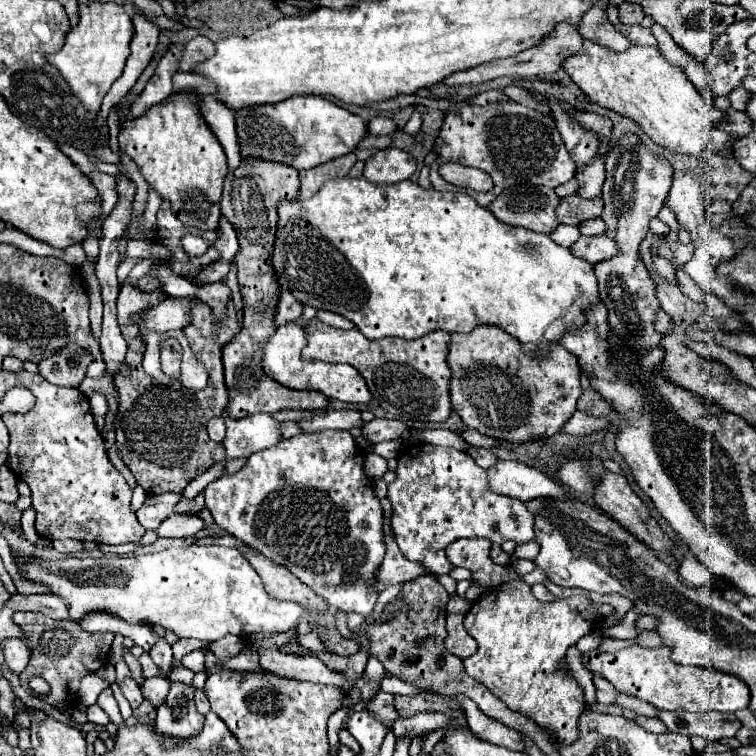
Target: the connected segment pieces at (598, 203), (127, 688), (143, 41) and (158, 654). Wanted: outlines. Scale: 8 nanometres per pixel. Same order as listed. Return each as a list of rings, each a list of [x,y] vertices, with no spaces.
[[[572,194],[560,202],[556,214],[562,224],[578,226],[580,222],[584,222],[588,218],[598,218],[602,214],[602,208],[604,208],[602,196],[598,196],[594,200],[582,200],[582,196]]]
[[[126,678],[126,680],[122,680],[122,682],[118,682],[120,684],[120,690],[122,690],[122,694],[124,694],[124,698],[130,702],[130,706],[132,708],[138,708],[140,704],[142,704],[142,694],[140,694],[140,688],[138,688],[138,684],[132,680],[132,678]]]
[[[134,16],[132,18],[134,22],[134,38],[132,38],[132,44],[130,44],[130,50],[132,54],[128,56],[126,60],[126,68],[122,72],[122,76],[112,84],[110,92],[106,94],[106,98],[103,99],[100,113],[104,121],[103,135],[108,137],[109,129],[107,126],[107,118],[112,106],[116,106],[128,92],[130,88],[134,86],[134,82],[138,80],[138,76],[142,74],[142,70],[148,66],[148,62],[152,60],[154,52],[156,52],[156,44],[158,44],[158,34],[160,30],[148,22],[146,18],[142,16]]]
[[[160,638],[152,648],[150,648],[150,658],[154,660],[154,664],[160,668],[160,674],[162,676],[168,676],[168,670],[170,670],[170,664],[172,664],[172,648],[170,644]]]

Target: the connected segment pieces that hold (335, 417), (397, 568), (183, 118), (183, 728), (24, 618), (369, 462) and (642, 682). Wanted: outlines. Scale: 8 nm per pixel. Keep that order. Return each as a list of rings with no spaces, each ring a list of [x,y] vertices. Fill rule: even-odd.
[[[330,410],[324,414],[318,414],[310,420],[300,422],[300,428],[304,432],[318,432],[326,428],[336,428],[336,430],[350,430],[352,426],[362,426],[362,418],[358,410]]]
[[[388,498],[382,500],[382,508],[384,508],[384,534],[388,536],[388,552],[384,556],[384,562],[376,574],[376,580],[378,580],[378,588],[384,590],[386,586],[390,584],[396,584],[396,582],[408,582],[408,580],[414,580],[416,576],[424,576],[424,574],[430,574],[422,568],[422,564],[418,562],[410,562],[406,560],[406,556],[402,556],[396,540],[394,540],[394,532],[392,532],[392,526],[390,526],[390,518],[392,518],[392,504]]]
[[[178,92],[170,96],[168,100],[152,106],[142,118],[124,122],[118,142],[120,142],[120,150],[136,162],[148,186],[156,190],[160,198],[170,200],[172,210],[182,220],[182,224],[190,228],[198,228],[198,230],[218,230],[222,182],[224,182],[224,176],[228,174],[228,164],[226,164],[226,154],[220,142],[216,140],[216,136],[210,132],[210,128],[202,120],[196,102],[198,98],[192,92]]]
[[[174,682],[162,708],[156,708],[154,730],[178,740],[190,740],[204,728],[204,716],[196,712],[192,688]]]
[[[16,612],[14,622],[32,638],[32,656],[26,666],[26,670],[20,674],[20,682],[26,692],[32,696],[42,698],[48,704],[56,704],[58,700],[68,700],[76,704],[76,690],[84,674],[96,672],[100,666],[108,664],[108,652],[110,644],[114,640],[114,634],[88,634],[84,632],[76,622],[72,620],[54,620],[40,612]],[[32,676],[40,676],[50,684],[48,694],[36,694],[28,682]]]
[[[368,452],[368,454],[366,454],[366,462],[364,462],[364,470],[366,470],[366,474],[368,474],[370,478],[380,480],[380,478],[386,474],[388,464],[386,464],[386,460],[384,460],[382,456],[378,456],[378,454],[374,454],[374,452]]]
[[[632,644],[612,654],[602,654],[592,650],[588,652],[588,664],[586,664],[586,656],[582,658],[582,662],[590,672],[598,672],[606,680],[610,680],[610,684],[614,684],[614,688],[618,688],[620,692],[642,698],[654,704],[658,710],[738,712],[750,704],[750,690],[740,678],[712,668],[674,664],[670,660],[670,648],[666,646],[644,648],[640,644]]]

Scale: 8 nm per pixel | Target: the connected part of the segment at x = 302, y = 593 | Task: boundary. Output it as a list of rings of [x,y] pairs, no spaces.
[[[246,544],[240,546],[238,550],[250,562],[250,566],[258,572],[258,576],[264,580],[266,592],[270,596],[280,598],[280,600],[294,600],[306,608],[318,608],[318,610],[326,608],[326,602],[312,588],[308,588],[304,582],[300,582],[282,564],[274,564],[274,560],[268,560],[258,550],[254,550]]]

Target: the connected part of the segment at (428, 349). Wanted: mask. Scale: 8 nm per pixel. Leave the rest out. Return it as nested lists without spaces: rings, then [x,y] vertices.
[[[318,318],[304,324],[306,340],[308,344],[302,350],[302,360],[322,360],[322,362],[346,362],[354,366],[366,380],[372,396],[376,402],[392,414],[392,418],[398,420],[420,420],[420,422],[442,422],[450,416],[450,394],[448,394],[448,382],[450,382],[450,368],[446,364],[446,352],[448,352],[448,340],[450,334],[442,330],[434,330],[422,338],[416,340],[402,340],[402,338],[380,338],[380,340],[368,340],[358,332],[358,328],[352,330],[340,330],[334,326],[328,326],[320,322]]]

